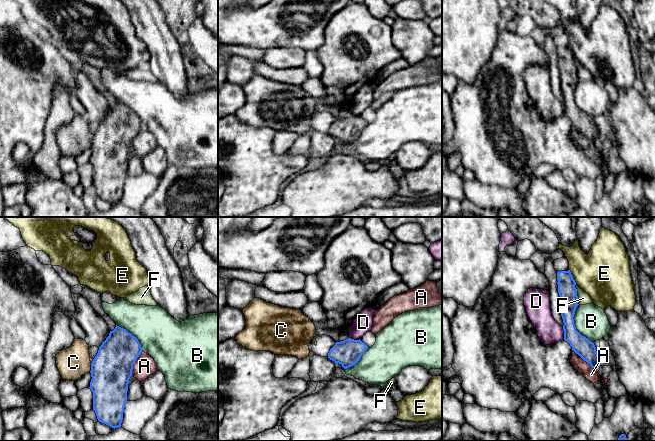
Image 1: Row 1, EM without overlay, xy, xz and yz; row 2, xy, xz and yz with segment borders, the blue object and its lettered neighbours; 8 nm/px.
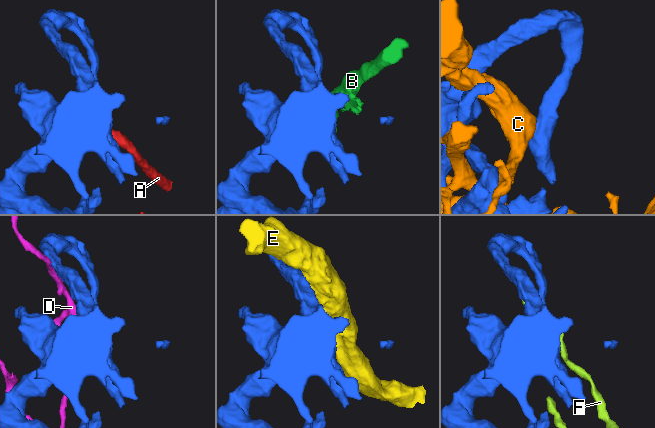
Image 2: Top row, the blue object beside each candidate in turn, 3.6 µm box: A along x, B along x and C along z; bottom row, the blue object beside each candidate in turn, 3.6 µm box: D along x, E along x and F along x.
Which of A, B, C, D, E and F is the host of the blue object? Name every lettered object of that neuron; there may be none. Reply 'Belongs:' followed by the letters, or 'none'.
Belongs: A

